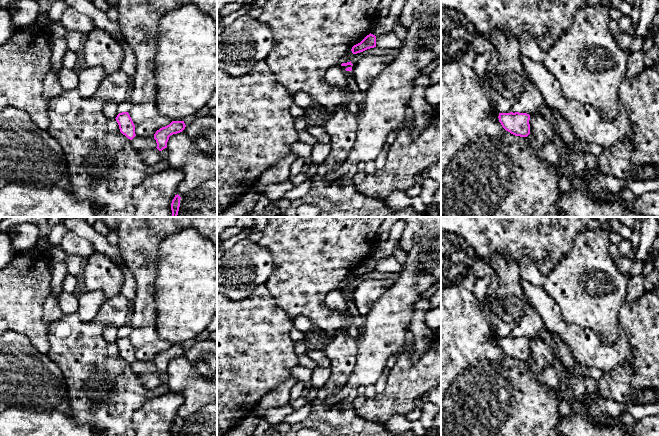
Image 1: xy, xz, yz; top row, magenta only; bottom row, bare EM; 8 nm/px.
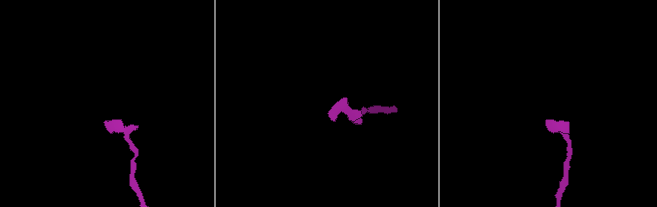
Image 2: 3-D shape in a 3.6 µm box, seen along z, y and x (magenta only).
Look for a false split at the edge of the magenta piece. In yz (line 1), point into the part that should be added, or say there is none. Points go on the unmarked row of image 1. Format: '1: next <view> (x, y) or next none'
1: next none

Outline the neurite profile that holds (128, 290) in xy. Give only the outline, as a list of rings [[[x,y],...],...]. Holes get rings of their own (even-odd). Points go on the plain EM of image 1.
[[[124,262],[119,264],[119,268],[123,273],[123,283],[120,293],[127,299],[128,307],[133,308],[136,294],[135,278]]]

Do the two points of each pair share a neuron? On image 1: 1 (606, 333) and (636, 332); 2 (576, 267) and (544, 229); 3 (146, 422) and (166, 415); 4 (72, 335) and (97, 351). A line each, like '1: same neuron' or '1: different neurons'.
1: different neurons
2: different neurons
3: same neuron
4: same neuron

